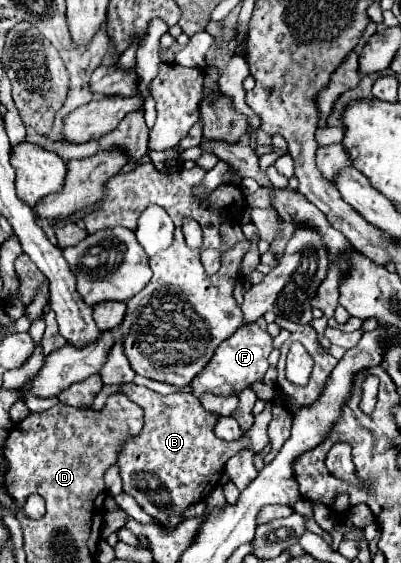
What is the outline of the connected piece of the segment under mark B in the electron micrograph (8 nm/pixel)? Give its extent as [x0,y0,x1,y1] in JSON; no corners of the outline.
[117,384,271,528]

